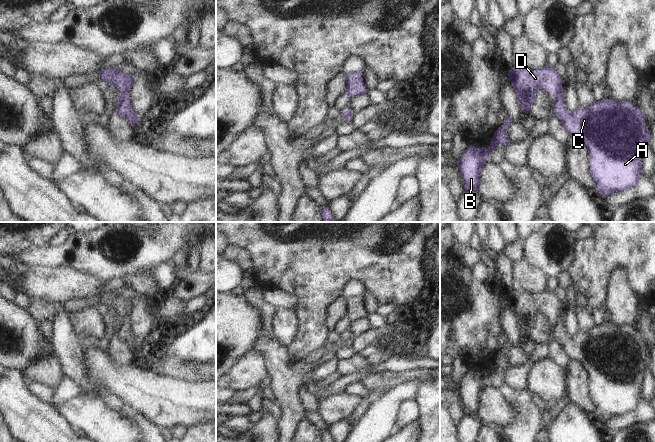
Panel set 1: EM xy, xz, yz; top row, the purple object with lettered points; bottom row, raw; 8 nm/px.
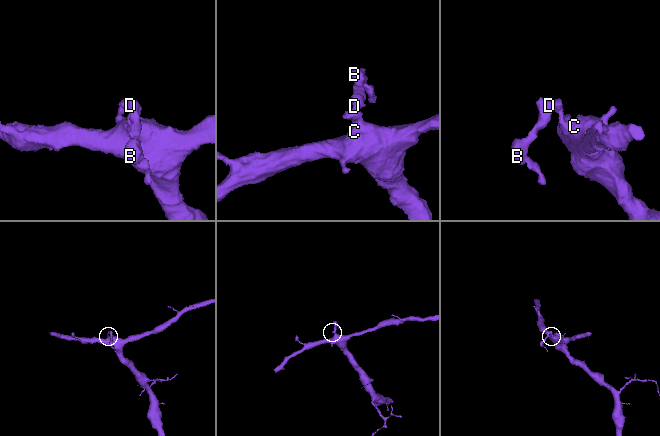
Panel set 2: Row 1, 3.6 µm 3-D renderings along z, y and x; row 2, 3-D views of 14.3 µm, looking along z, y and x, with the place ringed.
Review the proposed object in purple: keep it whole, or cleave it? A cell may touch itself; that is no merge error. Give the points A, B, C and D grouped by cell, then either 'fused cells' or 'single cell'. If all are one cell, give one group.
A C / B D; fused cells

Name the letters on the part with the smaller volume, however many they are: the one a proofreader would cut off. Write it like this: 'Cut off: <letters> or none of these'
Cut off: B, D

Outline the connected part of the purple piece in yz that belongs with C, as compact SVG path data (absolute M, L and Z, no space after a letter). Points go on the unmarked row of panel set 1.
M564 316L554 320L553 333L569 360L578 361L589 377L590 397L597 417L607 421L636 409L642 396L642 381L650 363L645 339L633 326L614 323L594 325L587 332L568 335L564 328Z

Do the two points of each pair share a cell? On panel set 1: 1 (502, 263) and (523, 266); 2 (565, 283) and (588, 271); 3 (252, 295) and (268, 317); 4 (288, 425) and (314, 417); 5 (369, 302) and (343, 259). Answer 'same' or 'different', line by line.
1: different
2: different
3: same
4: different
5: different

